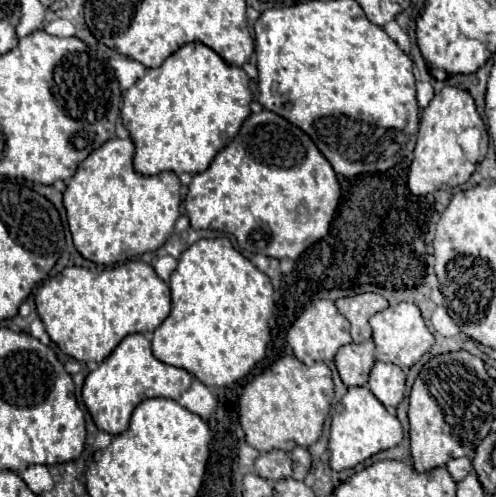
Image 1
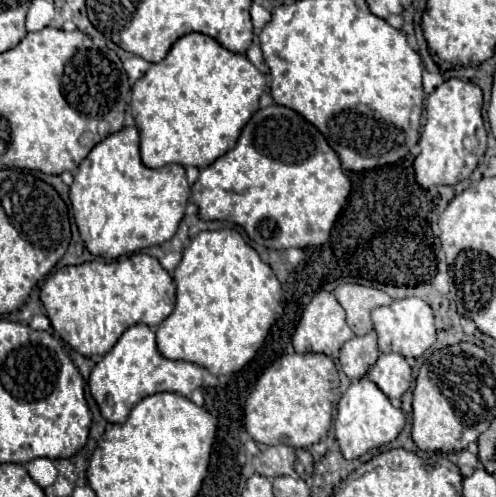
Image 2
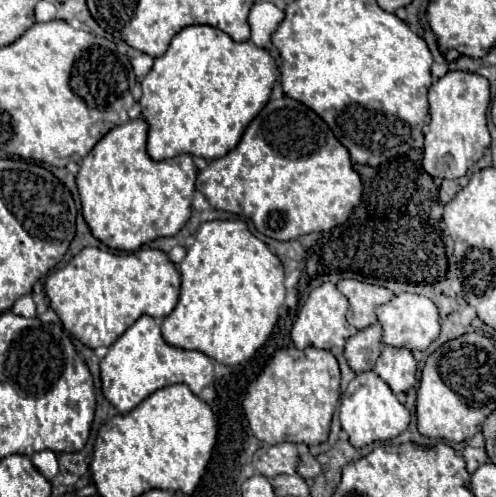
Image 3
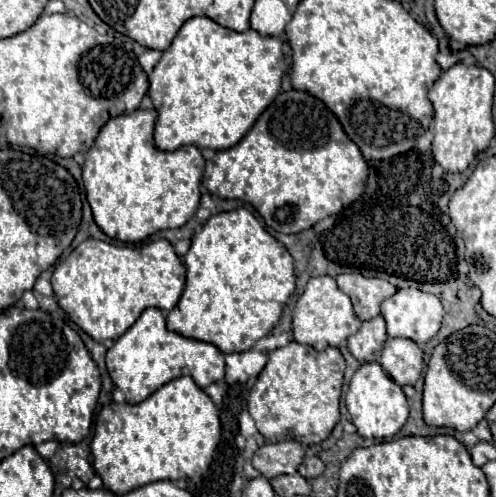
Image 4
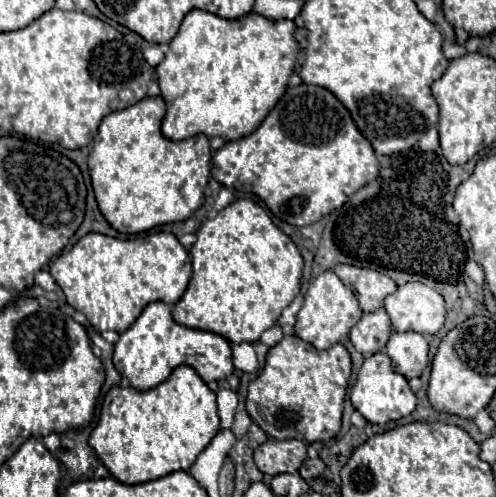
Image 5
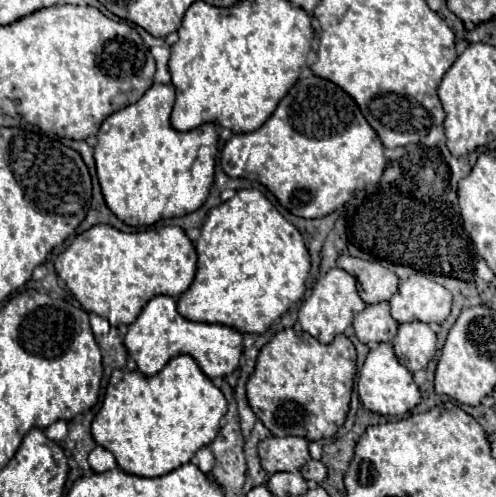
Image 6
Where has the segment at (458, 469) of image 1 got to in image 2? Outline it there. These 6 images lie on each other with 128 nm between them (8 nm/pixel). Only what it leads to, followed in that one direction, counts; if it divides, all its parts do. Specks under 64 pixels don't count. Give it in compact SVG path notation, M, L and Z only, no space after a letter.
M462 450L462 452L460 452L460 456L458 456L456 464L458 464L458 468L460 468L462 476L470 476L470 474L480 466L478 456L476 456L476 454L472 454L472 452L468 452L468 450Z

